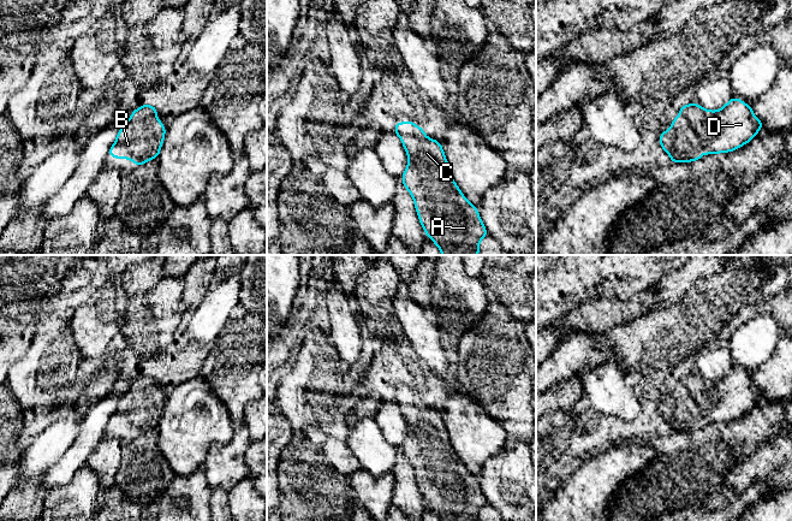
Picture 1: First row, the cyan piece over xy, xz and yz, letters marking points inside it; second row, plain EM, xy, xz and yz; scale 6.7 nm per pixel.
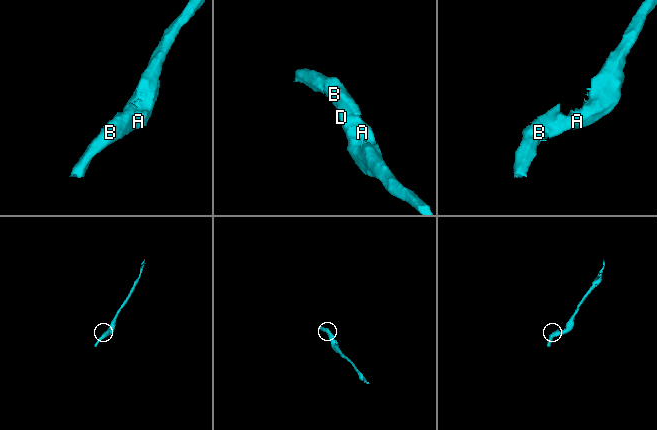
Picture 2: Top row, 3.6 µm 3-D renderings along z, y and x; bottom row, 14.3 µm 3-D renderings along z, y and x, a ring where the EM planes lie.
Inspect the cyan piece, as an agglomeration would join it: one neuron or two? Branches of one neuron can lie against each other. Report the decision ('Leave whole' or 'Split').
Leave whole

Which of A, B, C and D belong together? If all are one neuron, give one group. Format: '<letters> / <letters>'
A B C D

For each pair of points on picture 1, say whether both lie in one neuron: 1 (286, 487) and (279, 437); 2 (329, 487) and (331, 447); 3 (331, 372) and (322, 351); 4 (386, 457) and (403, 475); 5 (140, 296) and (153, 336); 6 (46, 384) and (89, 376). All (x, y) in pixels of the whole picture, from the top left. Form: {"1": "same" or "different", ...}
{"1": "different", "2": "different", "3": "same", "4": "different", "5": "same", "6": "same"}

